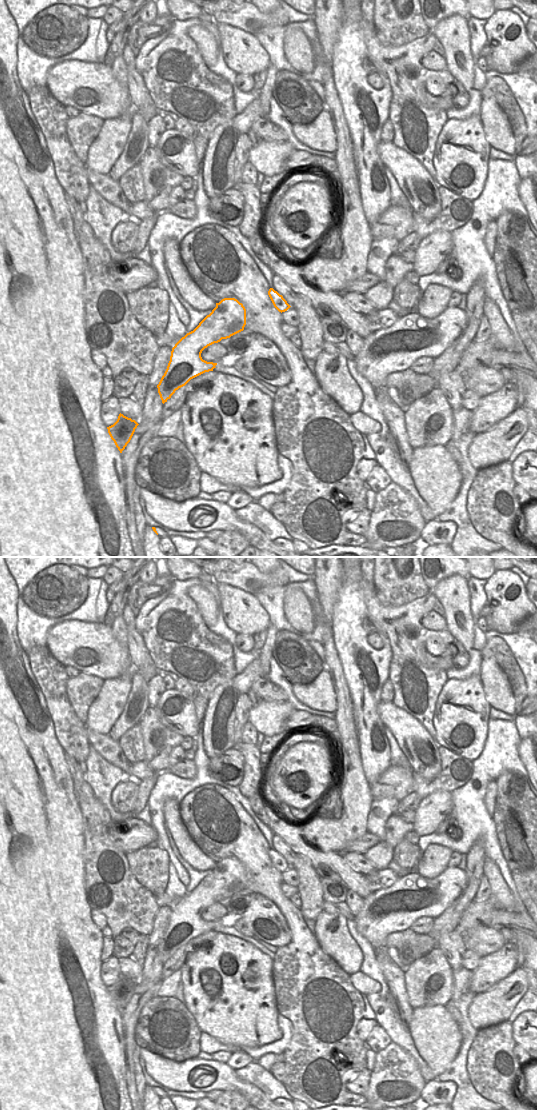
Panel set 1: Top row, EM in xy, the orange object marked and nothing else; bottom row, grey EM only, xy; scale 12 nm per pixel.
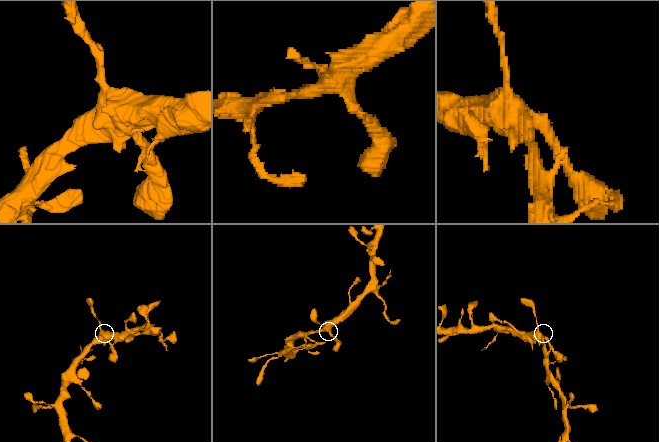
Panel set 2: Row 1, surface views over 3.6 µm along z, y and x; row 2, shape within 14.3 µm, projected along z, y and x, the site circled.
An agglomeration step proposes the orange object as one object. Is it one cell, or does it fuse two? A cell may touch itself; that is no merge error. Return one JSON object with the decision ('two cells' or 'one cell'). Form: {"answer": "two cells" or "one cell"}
{"answer": "one cell"}

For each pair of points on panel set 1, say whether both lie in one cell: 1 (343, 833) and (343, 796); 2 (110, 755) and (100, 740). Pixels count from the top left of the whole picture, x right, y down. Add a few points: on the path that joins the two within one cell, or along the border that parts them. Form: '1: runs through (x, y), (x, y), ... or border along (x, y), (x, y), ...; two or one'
1: runs through (343, 824), (345, 805); one
2: runs through (110, 751), (103, 744); one

